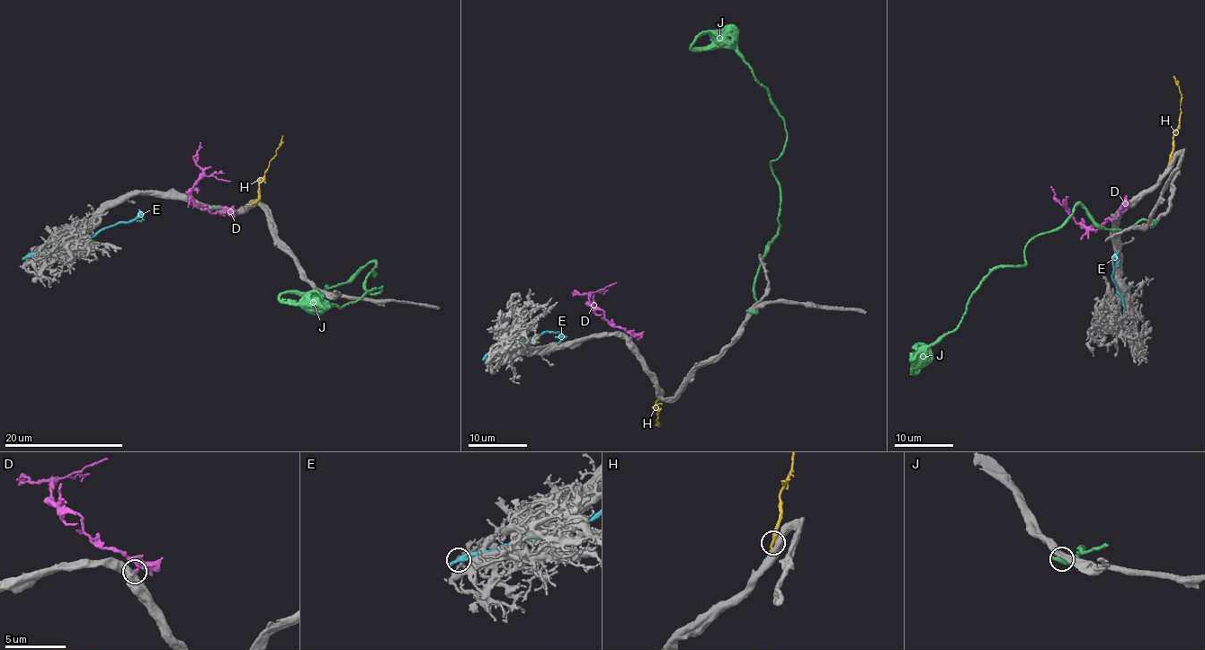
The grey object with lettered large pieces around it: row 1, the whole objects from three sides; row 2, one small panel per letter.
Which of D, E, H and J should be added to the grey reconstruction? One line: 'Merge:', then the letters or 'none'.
Merge: none

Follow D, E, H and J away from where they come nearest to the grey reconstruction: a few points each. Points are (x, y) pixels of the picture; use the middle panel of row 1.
D: (630, 338), (632, 334), (605, 320), (602, 309), (590, 305), (588, 295), (573, 292)
E: (485, 356), (508, 342), (527, 341), (545, 332), (557, 333), (558, 344)
H: (657, 387), (662, 394), (656, 404), (658, 413), (656, 425)
J: (751, 311), (765, 245), (781, 226), (781, 198), (771, 164), (785, 147), (785, 126), (733, 49), (693, 44)

